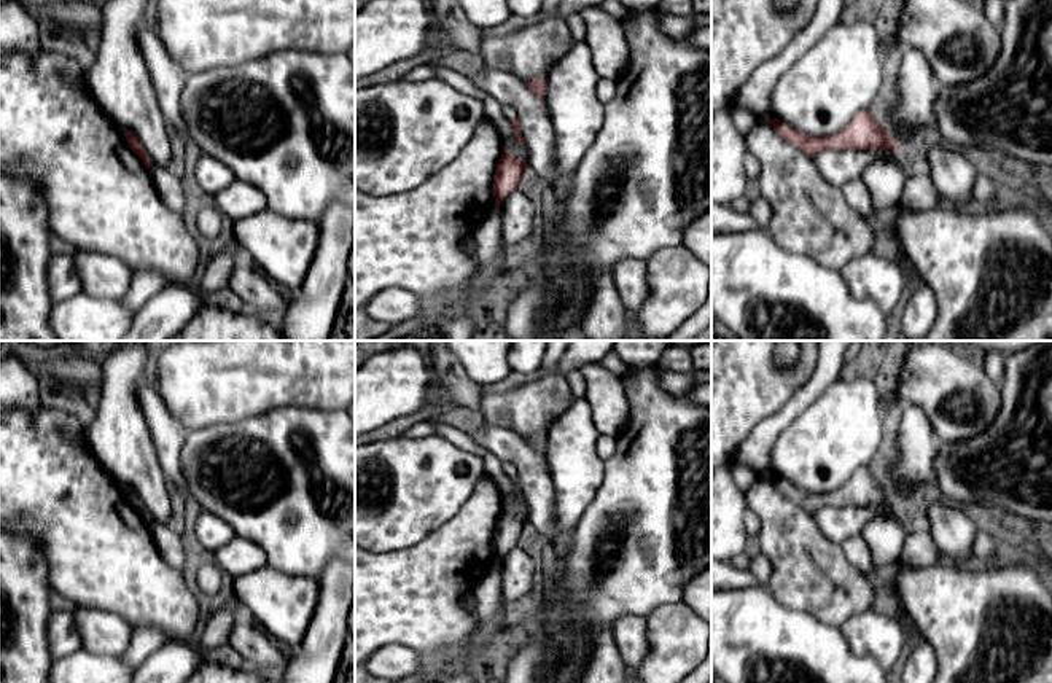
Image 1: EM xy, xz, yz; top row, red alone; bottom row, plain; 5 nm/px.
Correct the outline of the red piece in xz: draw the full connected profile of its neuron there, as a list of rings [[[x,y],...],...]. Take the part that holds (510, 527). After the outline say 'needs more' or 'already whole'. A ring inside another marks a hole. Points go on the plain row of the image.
[[[503,503],[503,513],[493,532],[493,554],[495,560],[517,546],[519,538],[524,532],[528,532],[527,516],[512,513],[506,503]]]; already whole

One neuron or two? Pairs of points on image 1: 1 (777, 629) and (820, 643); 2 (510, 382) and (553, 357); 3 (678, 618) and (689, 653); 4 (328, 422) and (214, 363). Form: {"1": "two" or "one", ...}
{"1": "one", "2": "one", "3": "one", "4": "two"}

